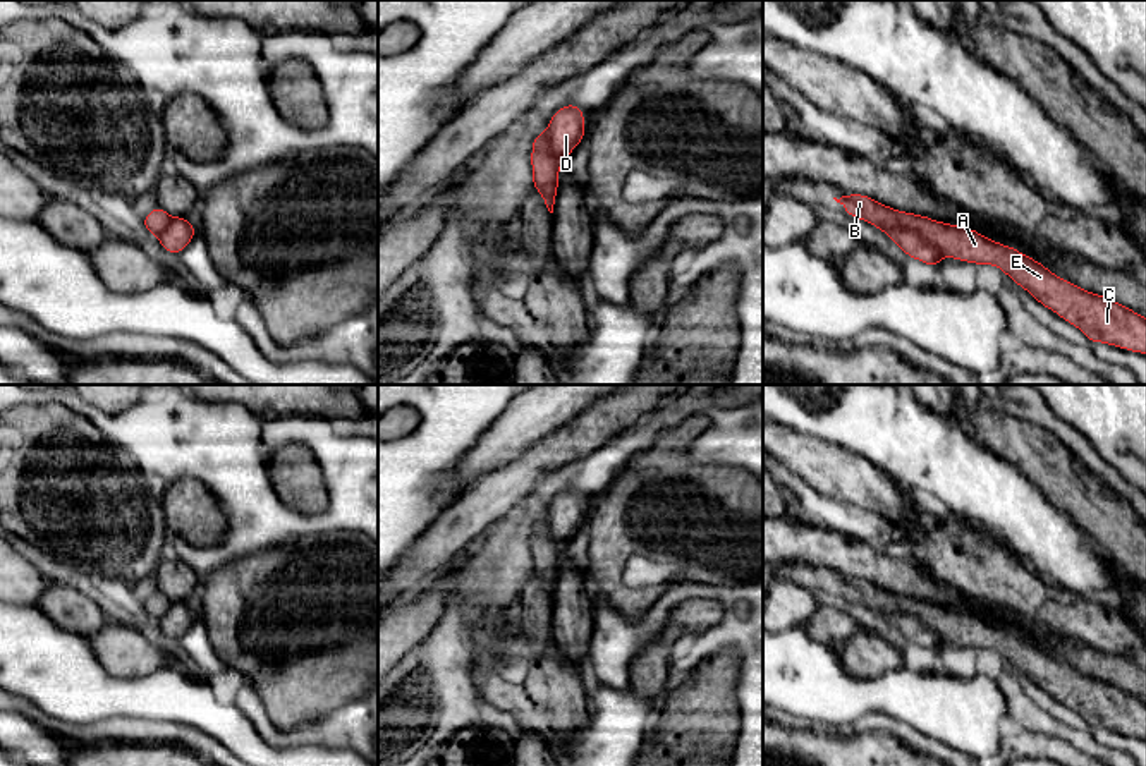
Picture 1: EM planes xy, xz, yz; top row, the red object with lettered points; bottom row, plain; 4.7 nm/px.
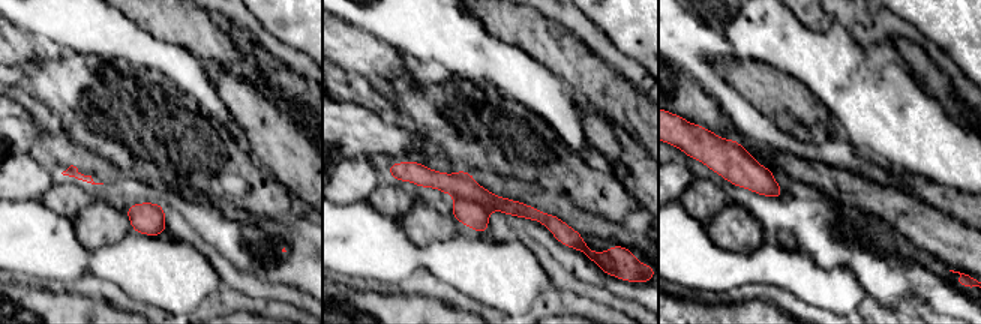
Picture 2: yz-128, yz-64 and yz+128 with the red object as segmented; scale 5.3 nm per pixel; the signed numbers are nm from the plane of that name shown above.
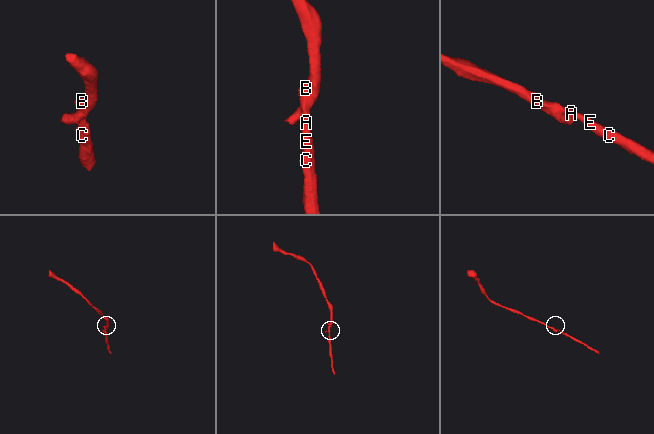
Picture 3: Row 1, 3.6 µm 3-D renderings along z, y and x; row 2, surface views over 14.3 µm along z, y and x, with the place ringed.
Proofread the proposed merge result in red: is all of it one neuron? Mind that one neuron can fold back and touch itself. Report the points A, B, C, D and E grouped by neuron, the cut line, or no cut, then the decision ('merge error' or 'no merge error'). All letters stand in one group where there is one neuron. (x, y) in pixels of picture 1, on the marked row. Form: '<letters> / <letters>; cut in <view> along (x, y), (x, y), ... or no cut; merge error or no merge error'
A B C E / D; cut in yz along (878, 225), (913, 229), (940, 255); merge error

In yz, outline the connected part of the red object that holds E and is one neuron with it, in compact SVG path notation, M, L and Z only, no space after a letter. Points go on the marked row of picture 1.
M864 194L838 199L845 213L875 227L900 227L921 234L943 256L972 264L995 264L1041 306L1077 326L1091 343L1146 354L1146 318L1136 311L1053 275L1015 247L998 244L974 228L893 210Z

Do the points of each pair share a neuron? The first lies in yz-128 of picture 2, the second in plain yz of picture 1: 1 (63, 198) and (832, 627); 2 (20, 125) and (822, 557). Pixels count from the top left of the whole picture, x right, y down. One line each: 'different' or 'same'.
1: same
2: same

